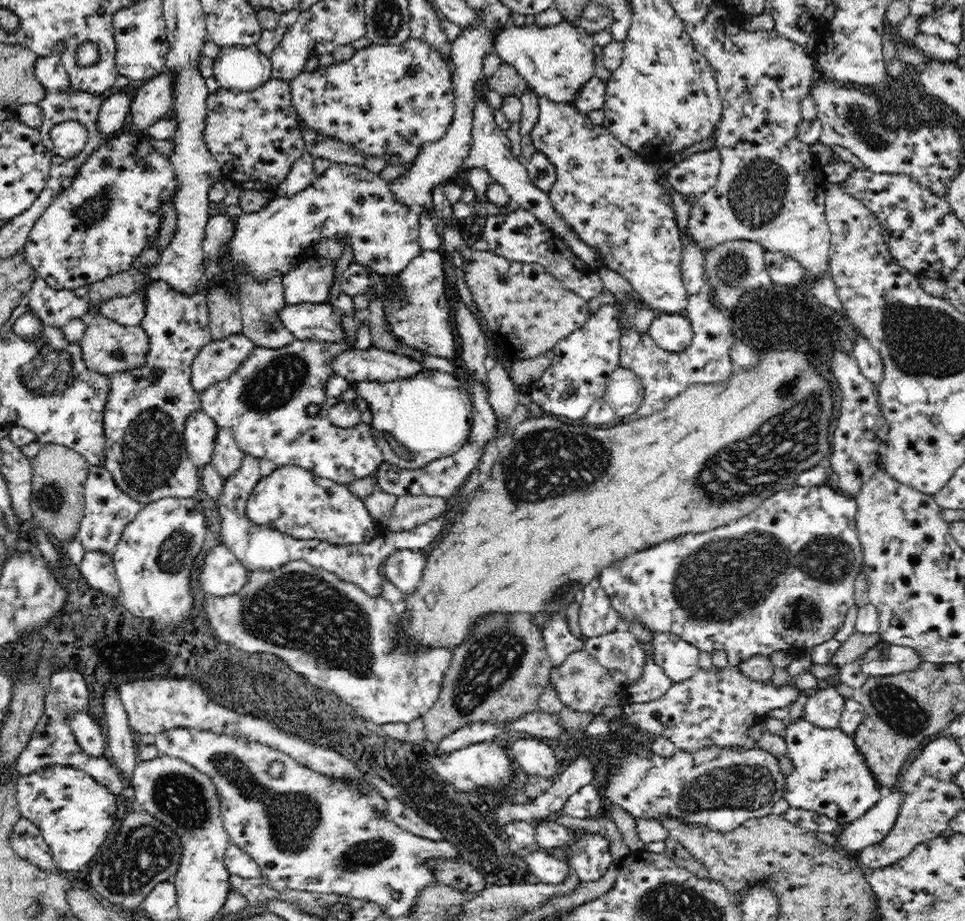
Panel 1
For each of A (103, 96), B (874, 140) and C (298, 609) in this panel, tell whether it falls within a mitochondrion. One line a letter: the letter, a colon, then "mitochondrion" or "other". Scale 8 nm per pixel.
A: other
B: mitochondrion
C: mitochondrion

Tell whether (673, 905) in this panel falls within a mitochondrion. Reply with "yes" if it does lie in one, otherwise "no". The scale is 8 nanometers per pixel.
yes

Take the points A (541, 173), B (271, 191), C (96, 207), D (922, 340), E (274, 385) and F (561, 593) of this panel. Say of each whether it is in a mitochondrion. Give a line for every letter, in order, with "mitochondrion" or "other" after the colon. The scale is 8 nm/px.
A: other
B: other
C: mitochondrion
D: mitochondrion
E: mitochondrion
F: mitochondrion

